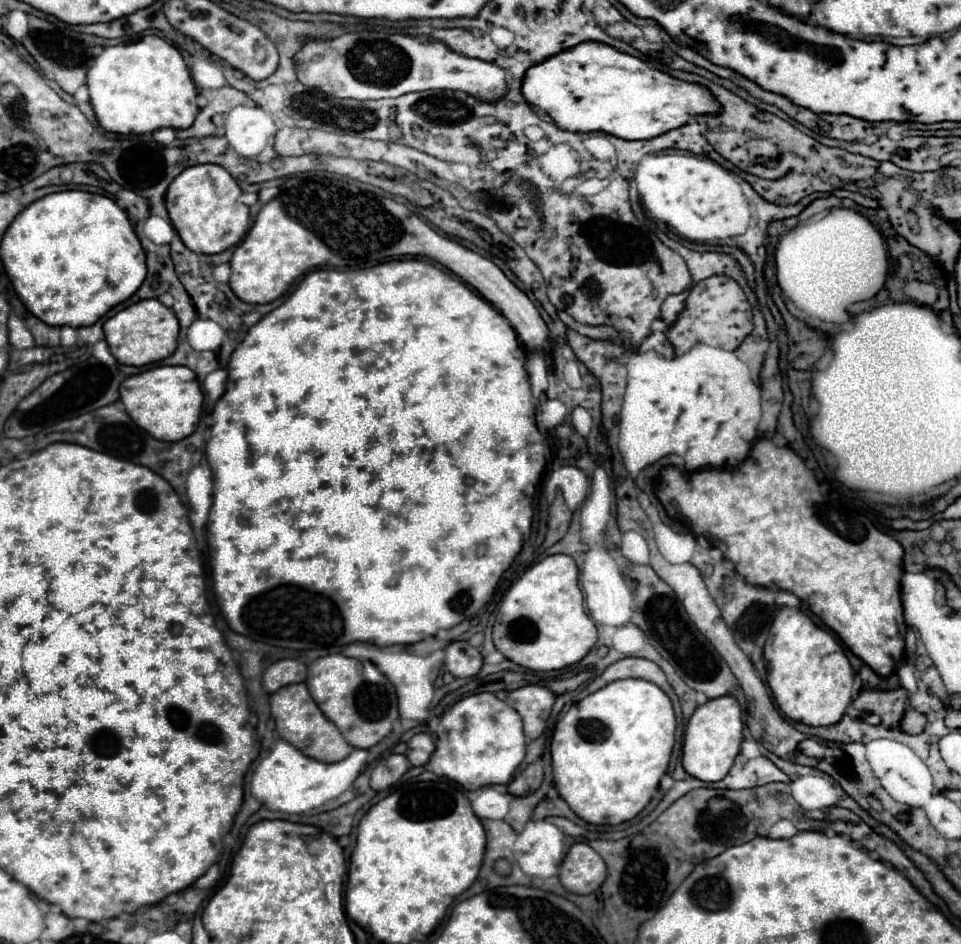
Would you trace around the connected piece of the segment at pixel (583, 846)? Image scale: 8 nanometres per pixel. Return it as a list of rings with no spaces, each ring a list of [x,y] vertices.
[[[575,843],[559,867],[561,885],[577,895],[589,895],[601,887],[607,869],[605,861],[587,843]]]

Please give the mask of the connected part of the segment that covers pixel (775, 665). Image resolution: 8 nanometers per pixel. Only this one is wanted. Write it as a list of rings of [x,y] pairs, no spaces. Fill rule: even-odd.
[[[799,607],[779,609],[765,643],[765,665],[773,697],[789,719],[813,727],[835,725],[843,719],[853,699],[853,669],[839,641],[829,631],[815,625]]]

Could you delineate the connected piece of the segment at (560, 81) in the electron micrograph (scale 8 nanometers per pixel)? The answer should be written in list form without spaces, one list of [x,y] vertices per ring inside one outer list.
[[[593,41],[533,65],[525,73],[521,91],[525,101],[547,111],[565,131],[603,131],[621,139],[653,139],[697,115],[721,113],[721,103],[707,87],[675,79],[633,55]]]

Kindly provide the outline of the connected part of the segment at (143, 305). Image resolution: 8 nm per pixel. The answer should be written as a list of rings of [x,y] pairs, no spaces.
[[[143,299],[131,307],[121,309],[117,315],[109,317],[103,323],[103,331],[111,355],[121,365],[143,367],[149,363],[157,363],[175,351],[179,337],[179,321],[175,313],[157,299]]]

